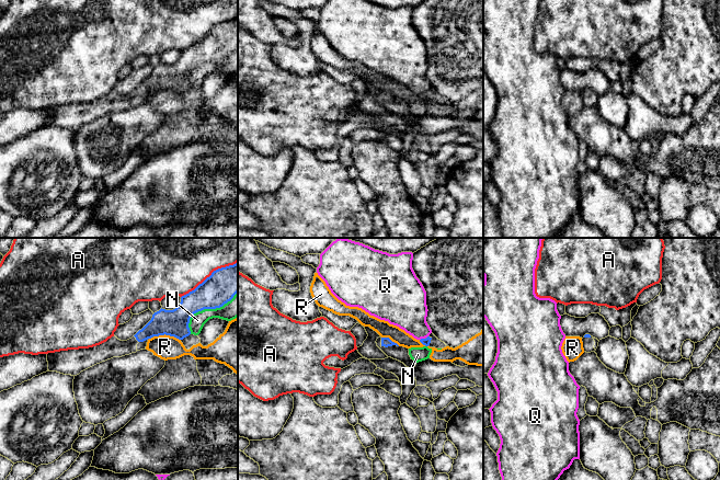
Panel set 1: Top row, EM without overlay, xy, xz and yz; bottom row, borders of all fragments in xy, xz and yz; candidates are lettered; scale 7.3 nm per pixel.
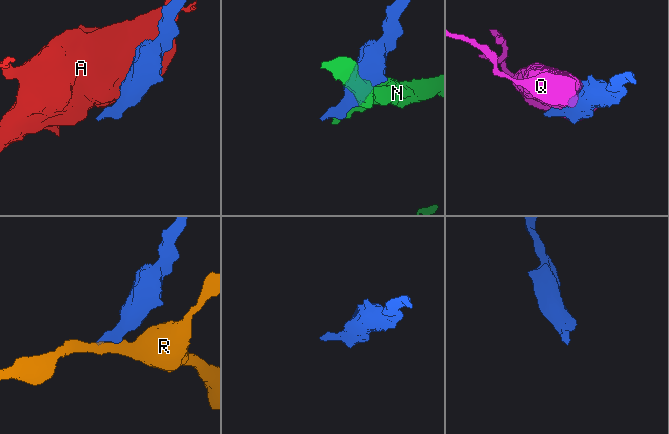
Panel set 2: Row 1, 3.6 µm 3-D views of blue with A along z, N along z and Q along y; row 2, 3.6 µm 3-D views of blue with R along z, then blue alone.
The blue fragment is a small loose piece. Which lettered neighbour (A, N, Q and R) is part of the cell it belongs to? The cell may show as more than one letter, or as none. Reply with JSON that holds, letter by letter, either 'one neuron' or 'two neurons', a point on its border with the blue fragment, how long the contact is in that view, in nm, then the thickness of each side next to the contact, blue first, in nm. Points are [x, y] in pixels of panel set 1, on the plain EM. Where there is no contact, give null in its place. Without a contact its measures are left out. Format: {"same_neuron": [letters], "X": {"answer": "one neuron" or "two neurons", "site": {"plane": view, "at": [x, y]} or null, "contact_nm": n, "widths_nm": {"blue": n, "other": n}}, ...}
{"same_neuron": [], "A": {"answer": "two neurons", "site": {"plane": "xy", "at": [209, 31]}, "contact_nm": 480, "widths_nm": {"blue": 240, "other": 360}}, "N": {"answer": "two neurons", "site": {"plane": "xy", "at": [206, 63]}, "contact_nm": 460, "widths_nm": {"blue": 240, "other": 140}}, "Q": {"answer": "two neurons", "site": {"plane": "xz", "at": [422, 93]}, "contact_nm": 40, "widths_nm": {"blue": 50, "other": 280}}, "R": {"answer": "two neurons", "site": {"plane": "xy", "at": [164, 88]}, "contact_nm": 240, "widths_nm": {"blue": 190, "other": 180}}}

